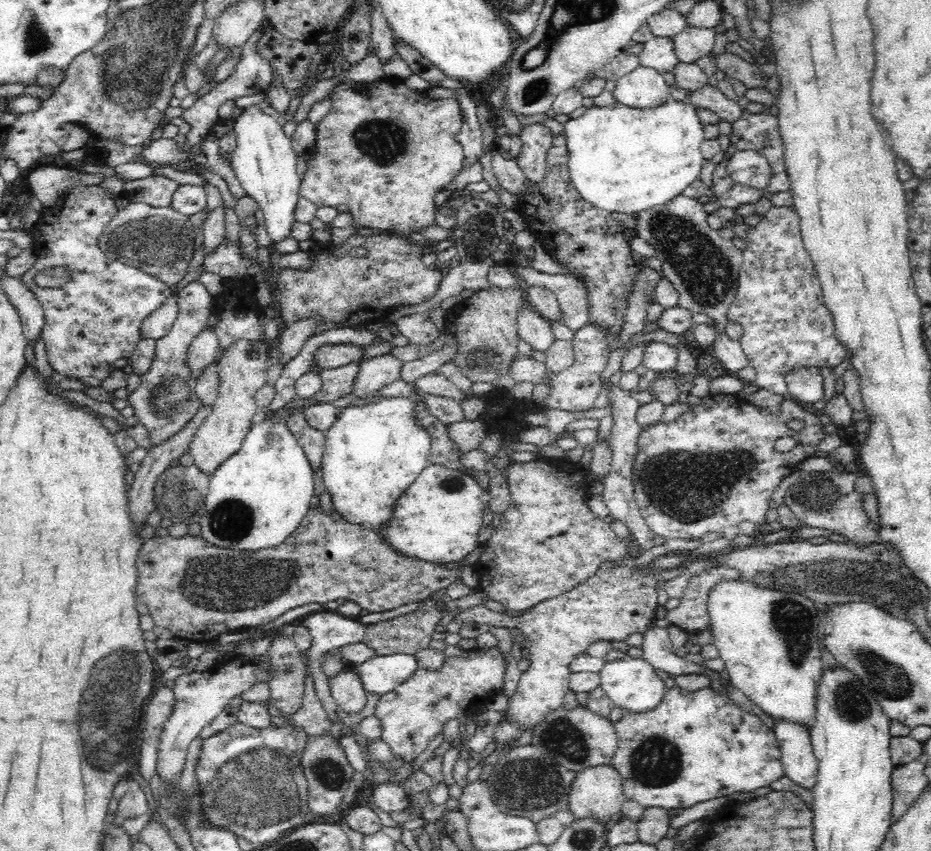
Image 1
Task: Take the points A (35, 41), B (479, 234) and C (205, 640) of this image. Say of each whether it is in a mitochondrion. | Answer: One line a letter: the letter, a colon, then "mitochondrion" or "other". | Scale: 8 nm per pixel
A: mitochondrion
B: mitochondrion
C: other

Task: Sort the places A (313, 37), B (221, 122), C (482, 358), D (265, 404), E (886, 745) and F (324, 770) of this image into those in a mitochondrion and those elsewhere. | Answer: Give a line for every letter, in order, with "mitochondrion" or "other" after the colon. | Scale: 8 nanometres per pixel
A: other
B: other
C: mitochondrion
D: other
E: other
F: mitochondrion

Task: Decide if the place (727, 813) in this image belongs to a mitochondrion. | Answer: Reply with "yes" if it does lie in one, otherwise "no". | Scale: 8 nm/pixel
no

